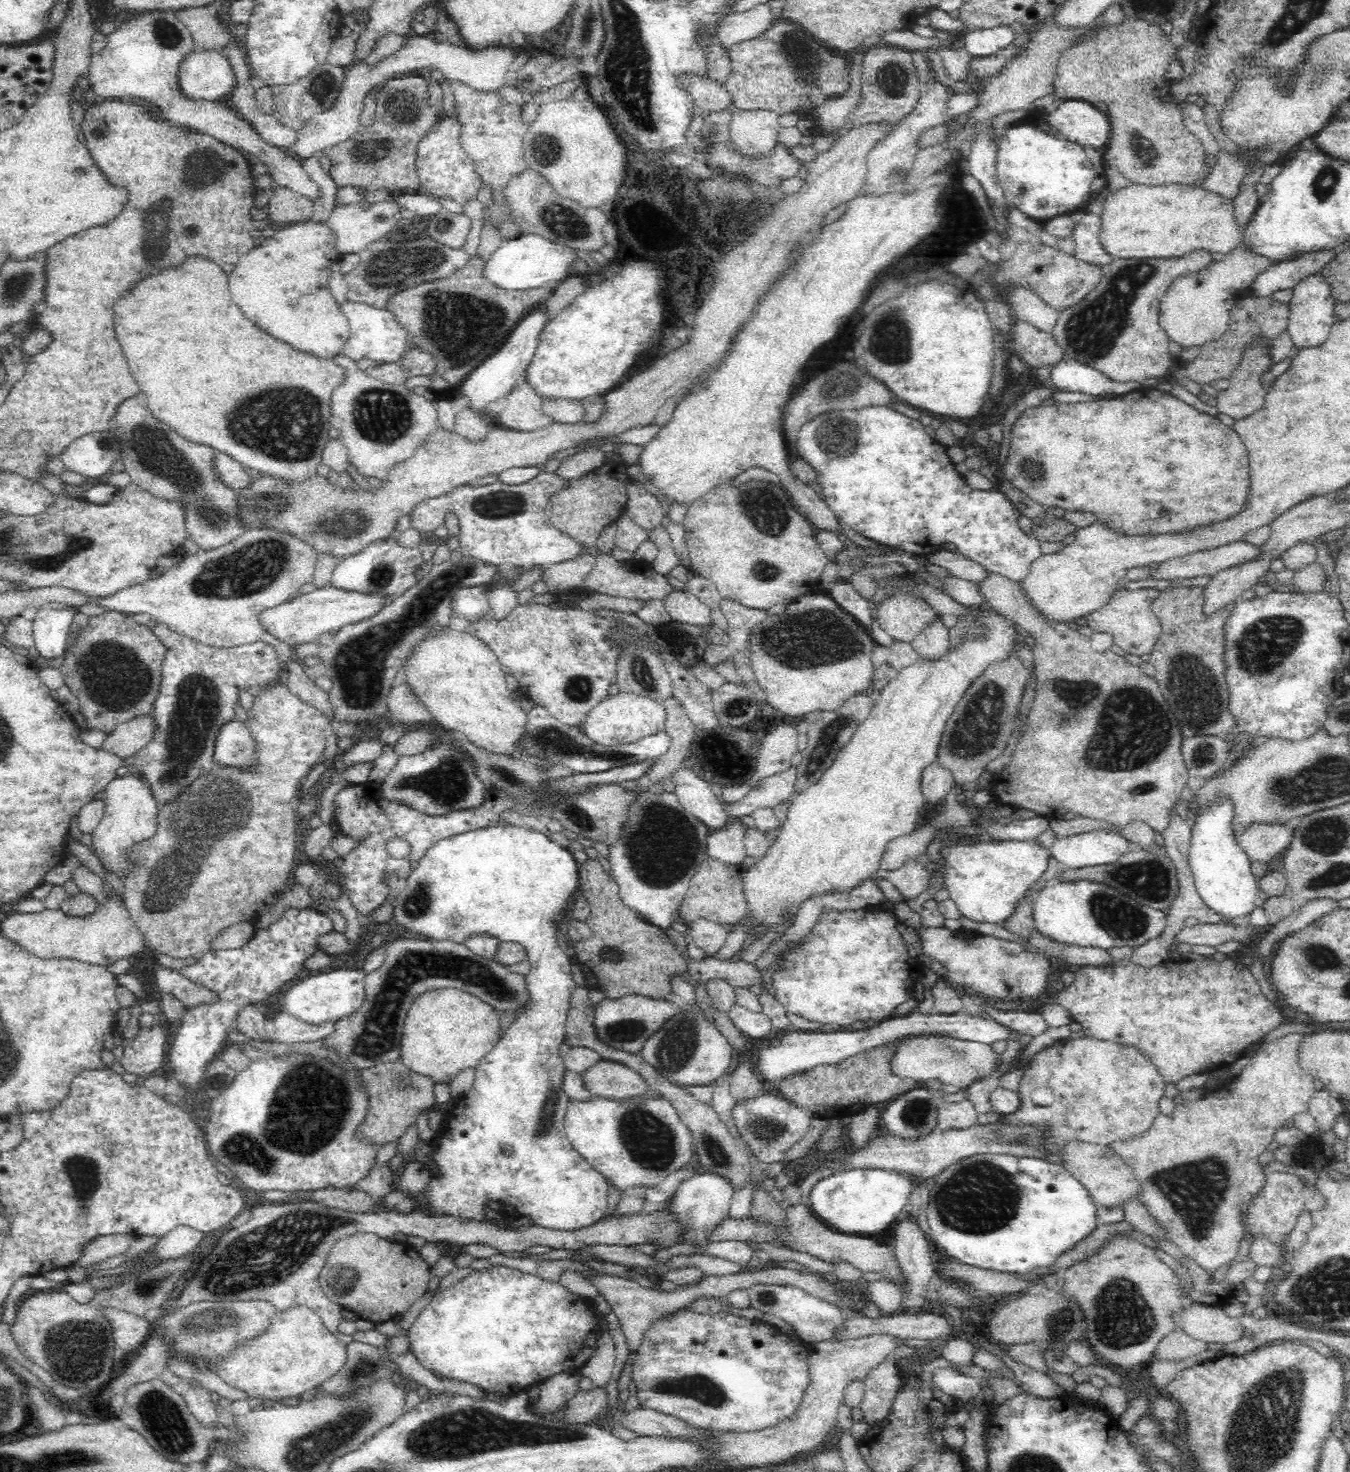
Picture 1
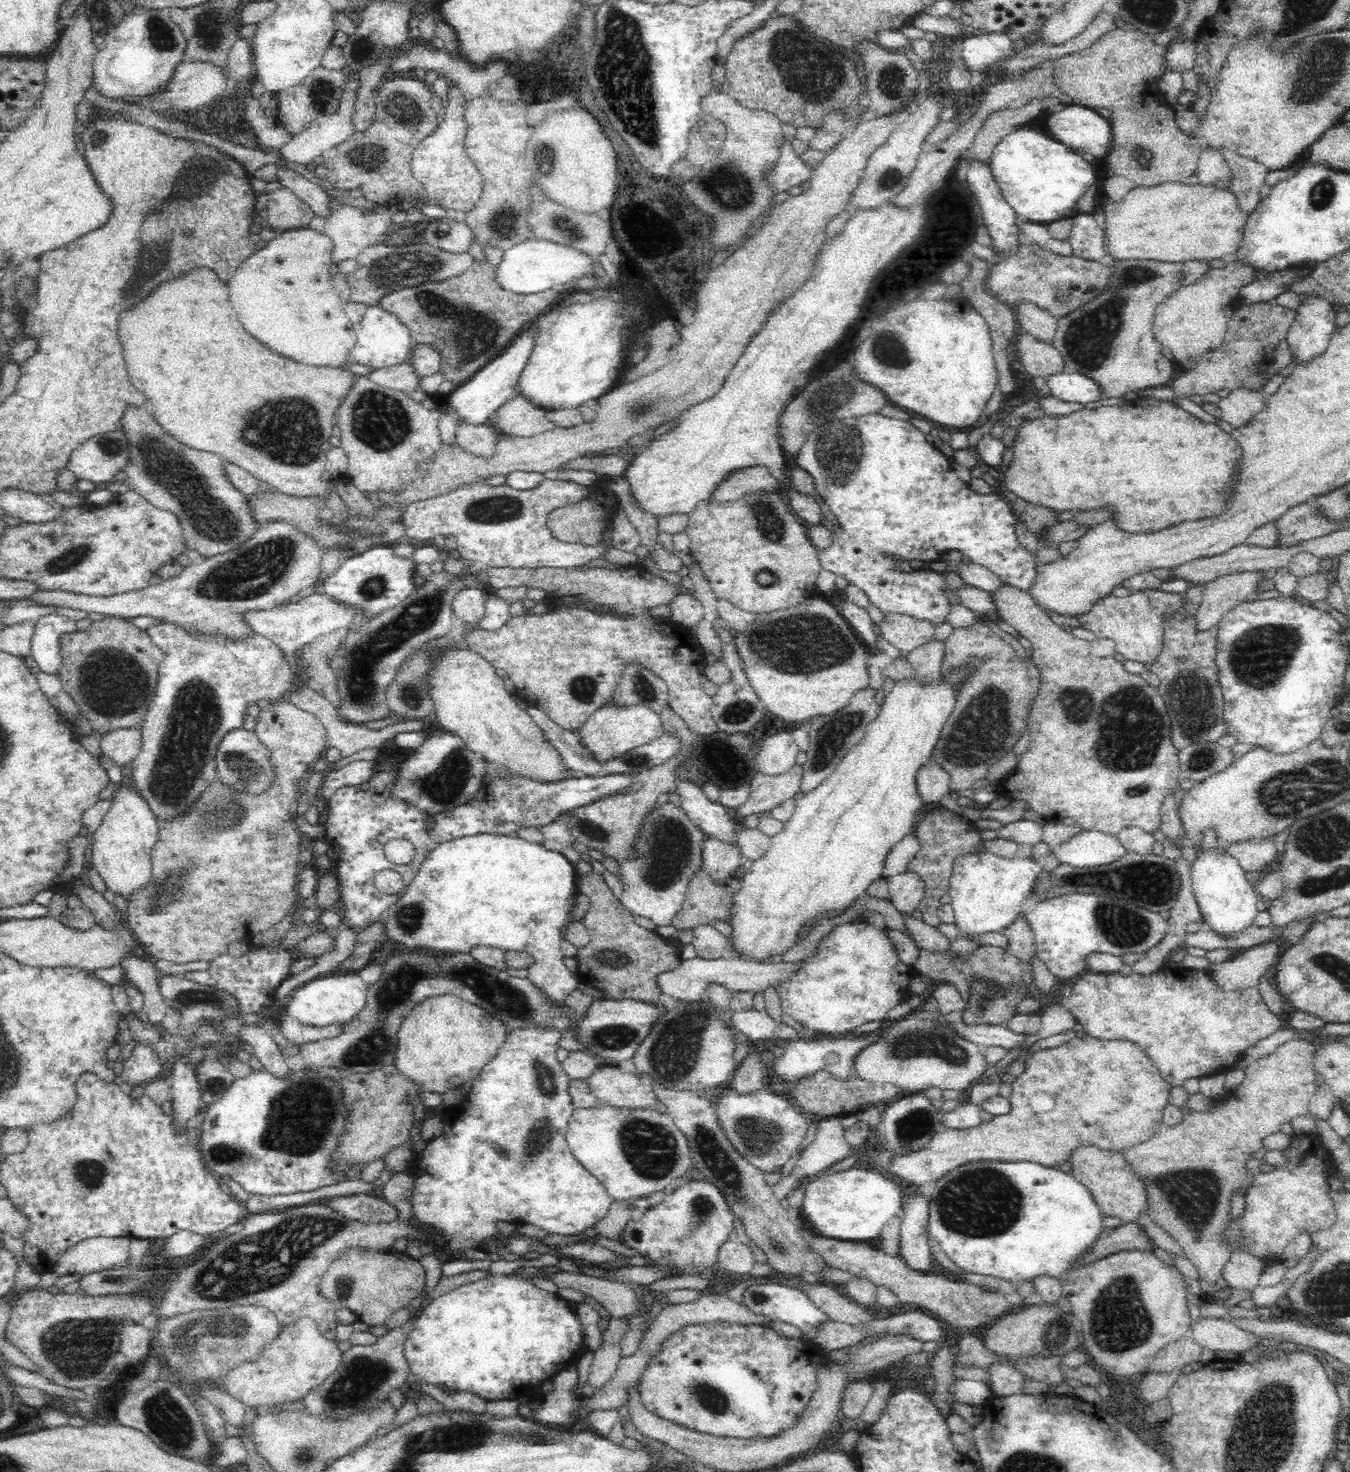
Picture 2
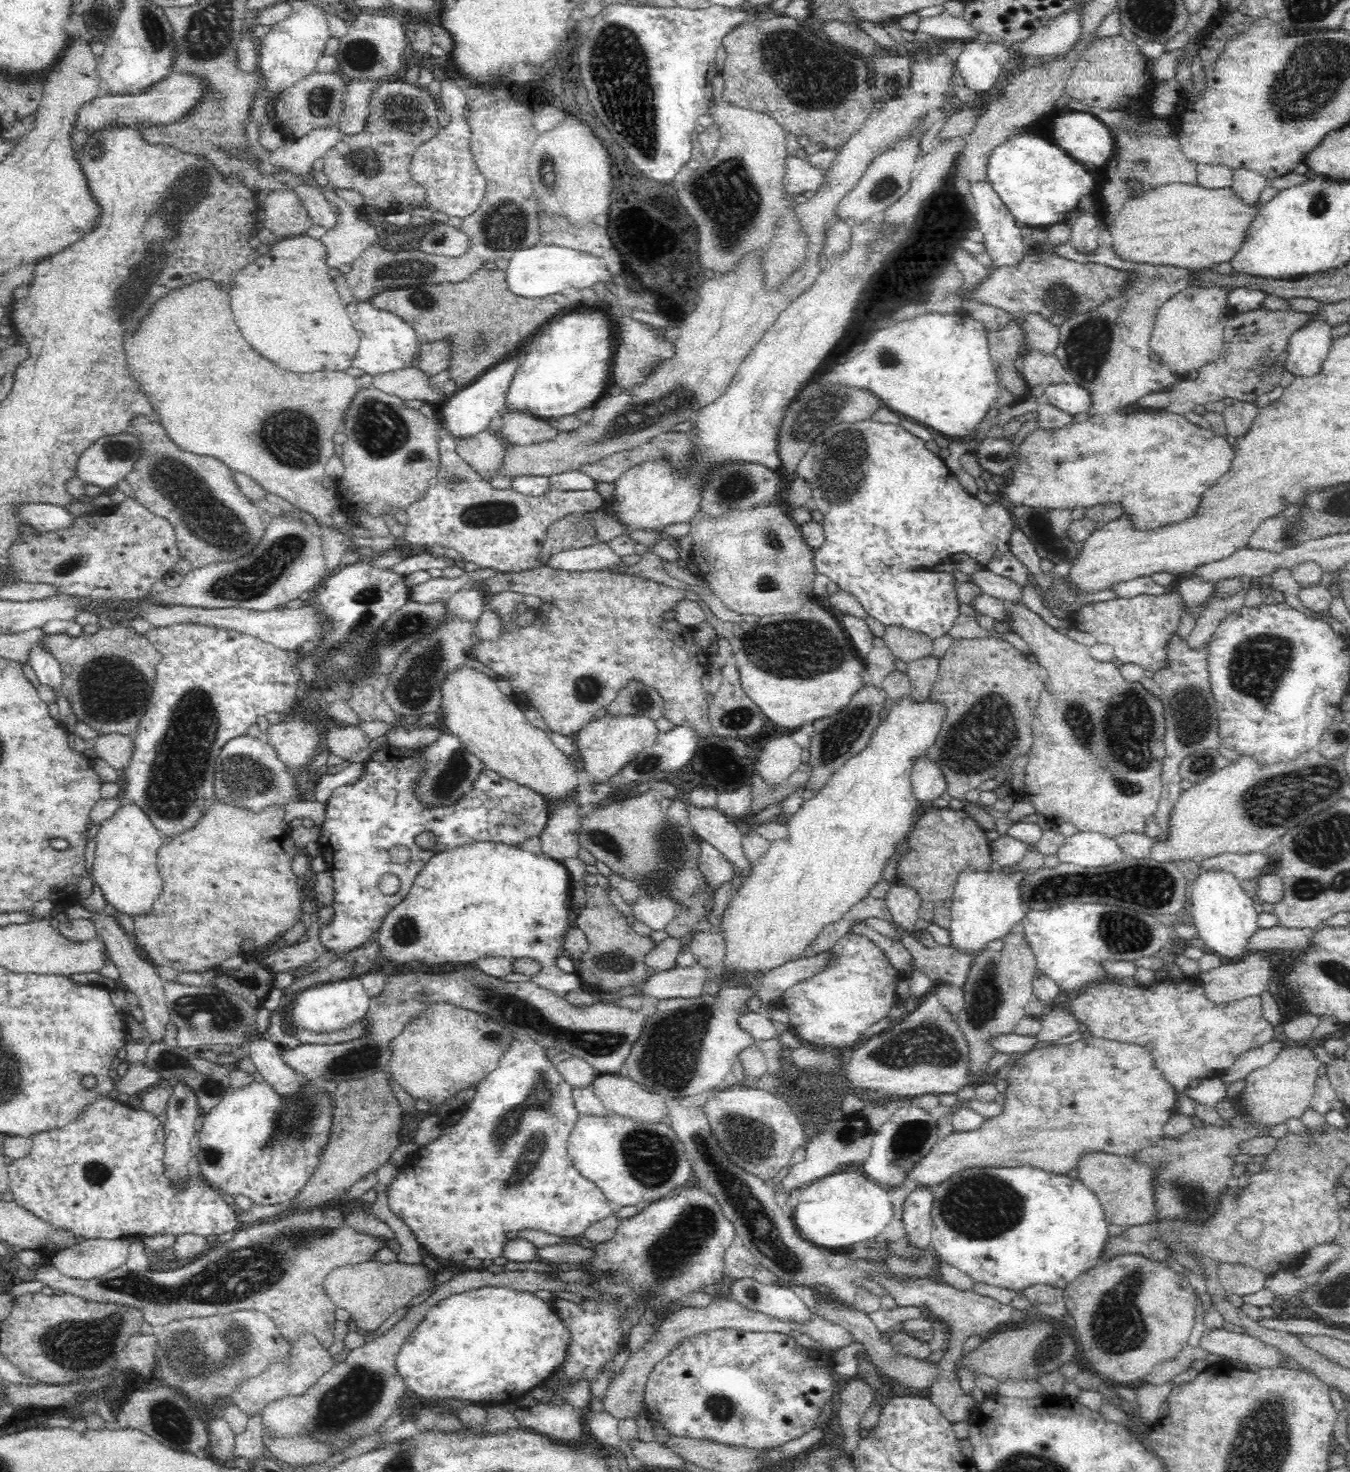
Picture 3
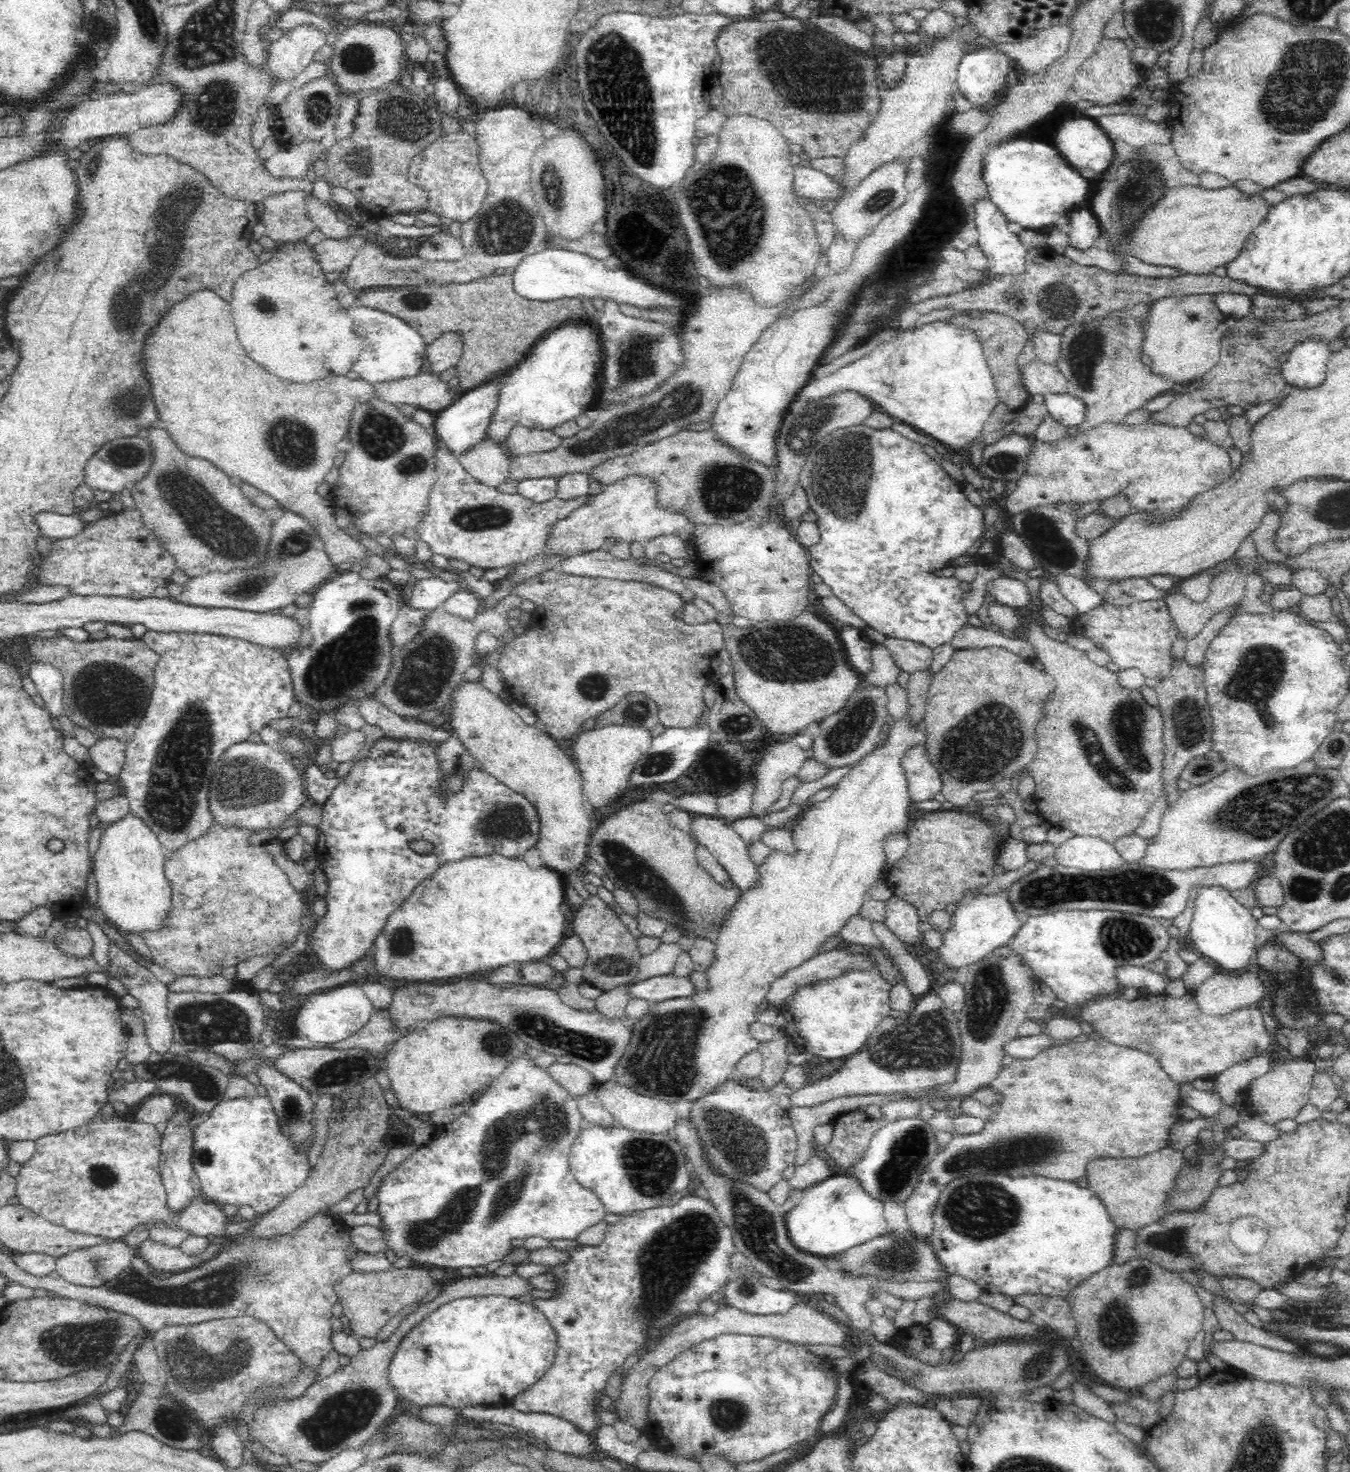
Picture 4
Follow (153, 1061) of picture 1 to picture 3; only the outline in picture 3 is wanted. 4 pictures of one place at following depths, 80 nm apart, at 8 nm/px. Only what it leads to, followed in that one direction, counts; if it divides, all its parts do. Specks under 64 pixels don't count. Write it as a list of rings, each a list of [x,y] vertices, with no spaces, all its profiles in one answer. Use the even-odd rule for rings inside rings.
[[[144,1060],[128,1063],[126,1075],[119,1080],[114,1087],[115,1095],[124,1094],[126,1096],[143,1093],[146,1088],[160,1083],[158,1071],[152,1065],[146,1065]]]

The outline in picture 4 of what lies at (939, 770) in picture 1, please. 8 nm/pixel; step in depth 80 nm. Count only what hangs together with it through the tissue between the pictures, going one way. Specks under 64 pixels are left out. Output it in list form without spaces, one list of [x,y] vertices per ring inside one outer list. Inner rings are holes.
[[[916,746],[906,752],[902,759],[904,773],[908,779],[908,793],[912,802],[932,800],[942,790],[942,777],[930,762],[925,746]]]

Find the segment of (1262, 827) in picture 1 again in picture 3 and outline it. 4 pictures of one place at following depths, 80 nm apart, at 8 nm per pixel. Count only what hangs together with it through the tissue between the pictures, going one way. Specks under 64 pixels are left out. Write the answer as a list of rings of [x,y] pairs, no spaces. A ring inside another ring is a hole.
[[[1270,851],[1262,852],[1222,852],[1218,856],[1199,862],[1200,870],[1231,870],[1239,880],[1244,882],[1248,878],[1259,878],[1262,874],[1262,869],[1268,864],[1268,854]]]

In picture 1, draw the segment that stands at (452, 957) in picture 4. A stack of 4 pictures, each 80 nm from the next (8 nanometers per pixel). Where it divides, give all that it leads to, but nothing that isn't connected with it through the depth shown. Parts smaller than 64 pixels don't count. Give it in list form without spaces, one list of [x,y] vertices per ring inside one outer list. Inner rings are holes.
[[[498,820],[488,828],[468,830],[468,832],[456,833],[456,836],[438,840],[436,844],[426,850],[426,854],[418,860],[413,866],[410,876],[406,879],[406,886],[402,892],[396,894],[394,902],[393,916],[398,926],[401,926],[406,932],[422,933],[426,937],[434,939],[448,939],[460,941],[463,943],[464,937],[467,937],[474,931],[480,933],[490,933],[500,941],[516,941],[524,945],[527,958],[530,962],[530,971],[525,975],[526,989],[529,995],[523,1002],[523,1005],[514,1014],[514,1021],[503,1032],[498,1042],[480,1059],[475,1066],[475,1078],[470,1091],[466,1094],[464,1100],[459,1100],[453,1110],[450,1111],[450,1117],[446,1119],[445,1131],[440,1133],[431,1144],[432,1162],[438,1166],[438,1172],[441,1176],[439,1180],[432,1180],[424,1190],[422,1190],[422,1199],[417,1207],[426,1210],[432,1215],[454,1215],[472,1217],[472,1219],[486,1219],[485,1209],[489,1208],[496,1212],[504,1212],[511,1216],[528,1216],[535,1224],[550,1229],[575,1229],[582,1228],[584,1225],[592,1224],[599,1218],[607,1216],[608,1184],[604,1175],[596,1171],[594,1167],[582,1153],[576,1151],[568,1139],[565,1131],[565,1108],[569,1101],[569,1096],[562,1088],[562,1075],[565,1071],[563,1058],[560,1057],[560,1044],[564,1043],[566,1036],[565,1024],[570,1010],[570,996],[577,987],[572,979],[572,970],[570,959],[560,948],[555,937],[556,927],[552,925],[552,919],[562,915],[572,895],[578,894],[579,891],[579,865],[573,854],[562,848],[556,842],[552,842],[546,834],[532,830],[528,826],[516,826],[503,820]]]

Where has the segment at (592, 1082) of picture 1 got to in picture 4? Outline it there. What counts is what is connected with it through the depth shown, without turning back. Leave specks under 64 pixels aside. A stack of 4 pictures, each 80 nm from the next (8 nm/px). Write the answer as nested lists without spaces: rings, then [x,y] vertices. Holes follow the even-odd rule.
[[[615,1081],[608,1083],[595,1084],[597,1097],[603,1104],[603,1107],[616,1120],[618,1125],[625,1128],[636,1129],[638,1131],[648,1131],[653,1133],[673,1132],[674,1124],[676,1124],[676,1113],[670,1107],[668,1101],[660,1099],[660,1097],[646,1096],[639,1093],[635,1088],[628,1087]]]

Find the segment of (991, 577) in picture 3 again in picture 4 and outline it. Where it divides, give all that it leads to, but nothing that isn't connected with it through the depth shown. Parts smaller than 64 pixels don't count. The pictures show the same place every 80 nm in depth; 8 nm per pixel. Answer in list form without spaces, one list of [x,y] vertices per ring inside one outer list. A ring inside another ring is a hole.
[[[994,578],[986,582],[985,594],[1017,611],[1028,610],[1030,595],[1023,578]]]

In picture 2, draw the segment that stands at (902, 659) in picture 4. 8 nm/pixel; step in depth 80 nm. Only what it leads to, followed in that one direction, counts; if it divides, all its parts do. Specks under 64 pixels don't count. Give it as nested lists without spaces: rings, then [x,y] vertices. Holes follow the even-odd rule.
[[[898,611],[884,613],[878,625],[883,637],[900,653],[906,654],[935,634],[935,626],[930,619]]]

